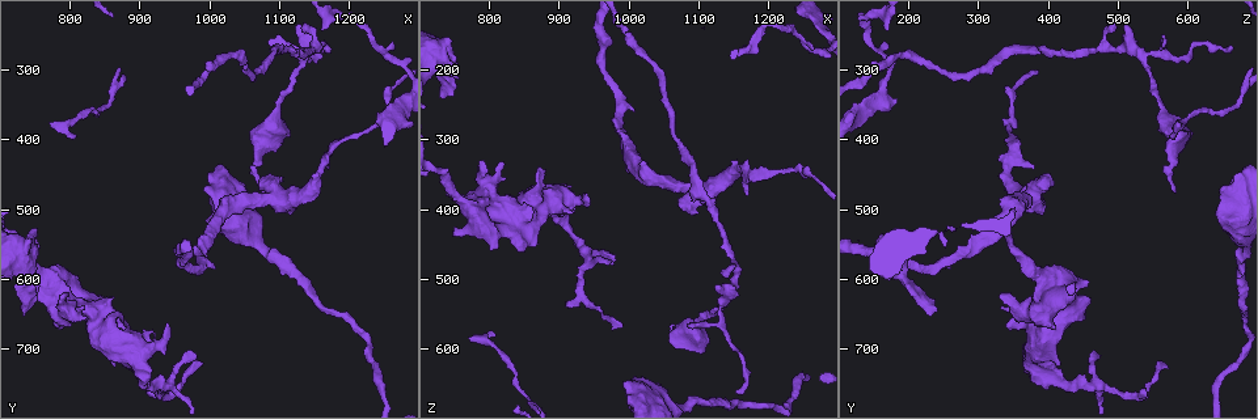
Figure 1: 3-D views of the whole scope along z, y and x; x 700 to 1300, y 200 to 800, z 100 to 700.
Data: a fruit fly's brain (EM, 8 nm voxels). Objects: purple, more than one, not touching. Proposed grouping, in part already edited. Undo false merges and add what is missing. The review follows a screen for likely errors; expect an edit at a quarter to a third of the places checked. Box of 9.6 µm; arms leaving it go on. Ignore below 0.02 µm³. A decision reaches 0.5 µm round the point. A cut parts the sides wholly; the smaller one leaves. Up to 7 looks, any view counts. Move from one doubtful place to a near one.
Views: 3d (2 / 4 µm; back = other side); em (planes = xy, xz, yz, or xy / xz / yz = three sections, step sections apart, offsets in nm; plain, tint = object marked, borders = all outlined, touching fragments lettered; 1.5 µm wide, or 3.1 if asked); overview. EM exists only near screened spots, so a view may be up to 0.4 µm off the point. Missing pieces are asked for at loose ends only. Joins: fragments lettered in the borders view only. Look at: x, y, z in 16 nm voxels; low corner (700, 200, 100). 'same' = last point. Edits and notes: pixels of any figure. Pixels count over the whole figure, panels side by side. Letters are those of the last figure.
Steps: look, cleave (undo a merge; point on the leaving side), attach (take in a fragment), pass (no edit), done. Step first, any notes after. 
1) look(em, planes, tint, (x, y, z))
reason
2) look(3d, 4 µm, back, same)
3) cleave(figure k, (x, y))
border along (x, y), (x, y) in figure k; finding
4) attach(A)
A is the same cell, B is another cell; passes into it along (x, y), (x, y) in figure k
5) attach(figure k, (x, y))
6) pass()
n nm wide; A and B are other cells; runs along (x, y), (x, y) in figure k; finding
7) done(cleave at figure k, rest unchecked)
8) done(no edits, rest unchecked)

look(em, planes, borders, (755, 615, 425))
branch stops here

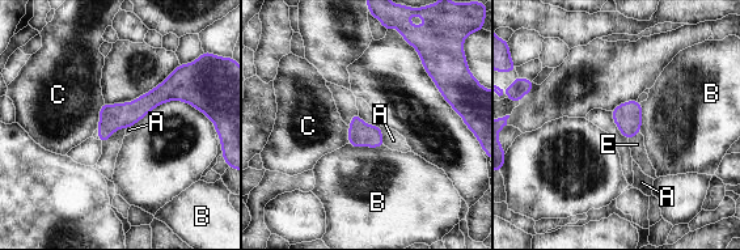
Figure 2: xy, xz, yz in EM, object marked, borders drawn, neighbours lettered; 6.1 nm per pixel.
attach(E)
B touches over 220 nm; E is the same cell, A, B and C are other cells; the neuron continues

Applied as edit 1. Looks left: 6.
look(overview)
see it whole again

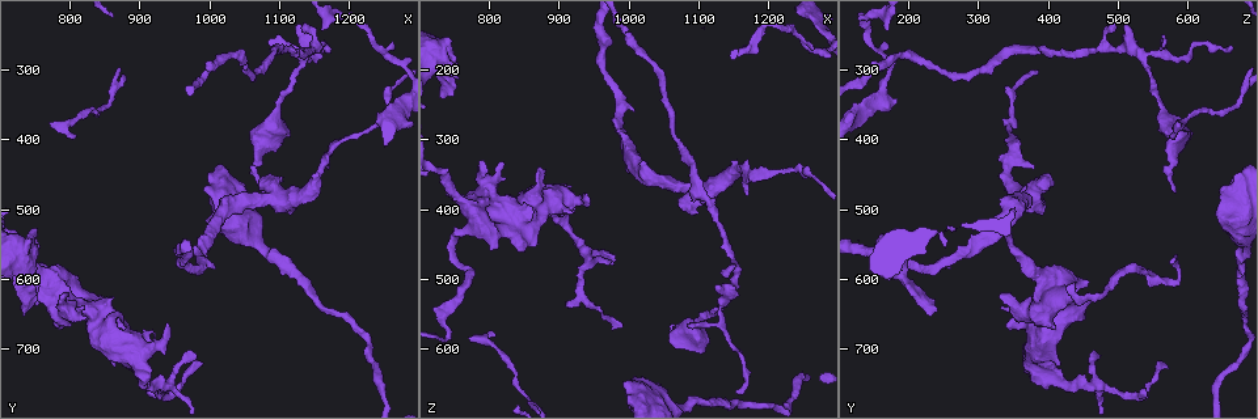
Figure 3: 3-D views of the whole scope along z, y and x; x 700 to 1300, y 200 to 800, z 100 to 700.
look(em, yz, step 4, borders, (1085, 260, 565))

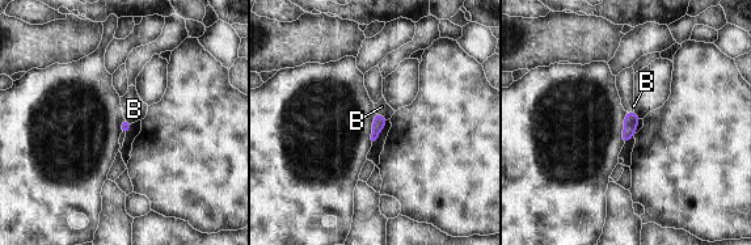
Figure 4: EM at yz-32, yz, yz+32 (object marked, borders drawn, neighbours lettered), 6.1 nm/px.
look(em, planes, borders, same)
cut it another way

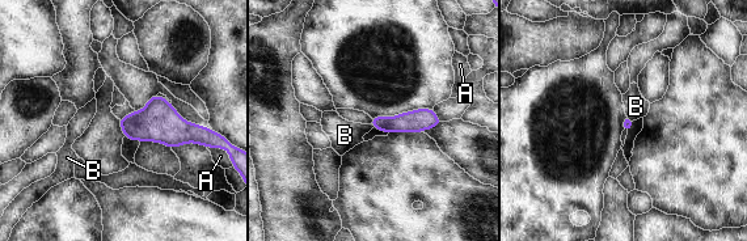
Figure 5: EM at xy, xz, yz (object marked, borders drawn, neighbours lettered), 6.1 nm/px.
pass()
A and B are other cells; border along (627, 114), (632, 121) in figure 5; none of them fits

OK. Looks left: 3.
look(3d, 4 µm, (1150, 270, 660))
an open end

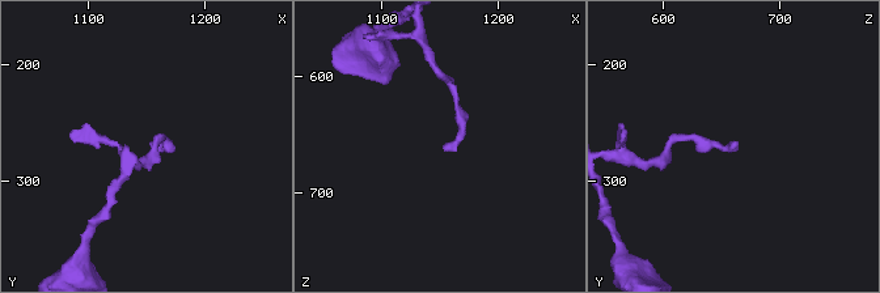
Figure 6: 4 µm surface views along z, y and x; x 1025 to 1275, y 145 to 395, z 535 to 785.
look(em, planes, borders, (1154, 270, 660))
need the tissue

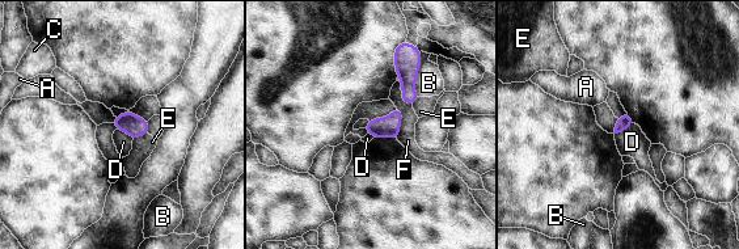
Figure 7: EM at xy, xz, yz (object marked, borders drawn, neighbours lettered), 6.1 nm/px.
pass()
A, B, C, D, E and F are other cells; border along (633, 123), (615, 134) in figure 7; none of them fits

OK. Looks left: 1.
done(attach at figure 2, rest unchecked)

